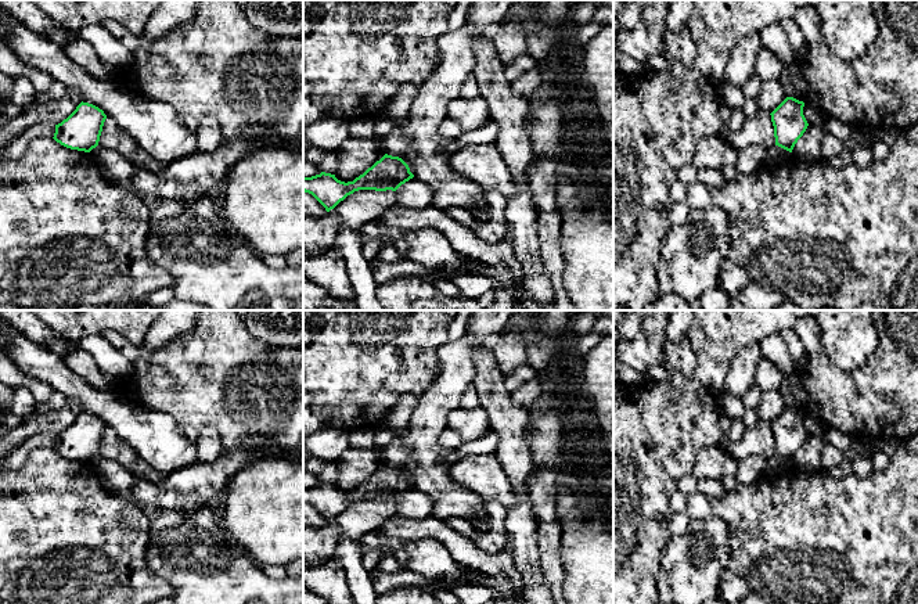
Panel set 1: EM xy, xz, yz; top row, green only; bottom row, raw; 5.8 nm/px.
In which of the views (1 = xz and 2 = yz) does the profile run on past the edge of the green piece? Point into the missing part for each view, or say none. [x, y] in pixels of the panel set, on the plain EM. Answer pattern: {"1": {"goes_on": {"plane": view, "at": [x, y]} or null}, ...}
{"1": {"goes_on": null}, "2": {"goes_on": null}}

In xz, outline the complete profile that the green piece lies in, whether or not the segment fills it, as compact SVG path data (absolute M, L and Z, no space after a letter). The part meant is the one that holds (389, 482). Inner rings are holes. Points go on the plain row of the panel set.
M385 464L353 492L341 492L335 485L325 482L312 488L303 488L303 501L312 504L330 522L354 501L396 501L413 488L414 485L402 468Z

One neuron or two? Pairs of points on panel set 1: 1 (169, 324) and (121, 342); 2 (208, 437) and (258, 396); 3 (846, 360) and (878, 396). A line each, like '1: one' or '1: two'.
1: one
2: two
3: two

